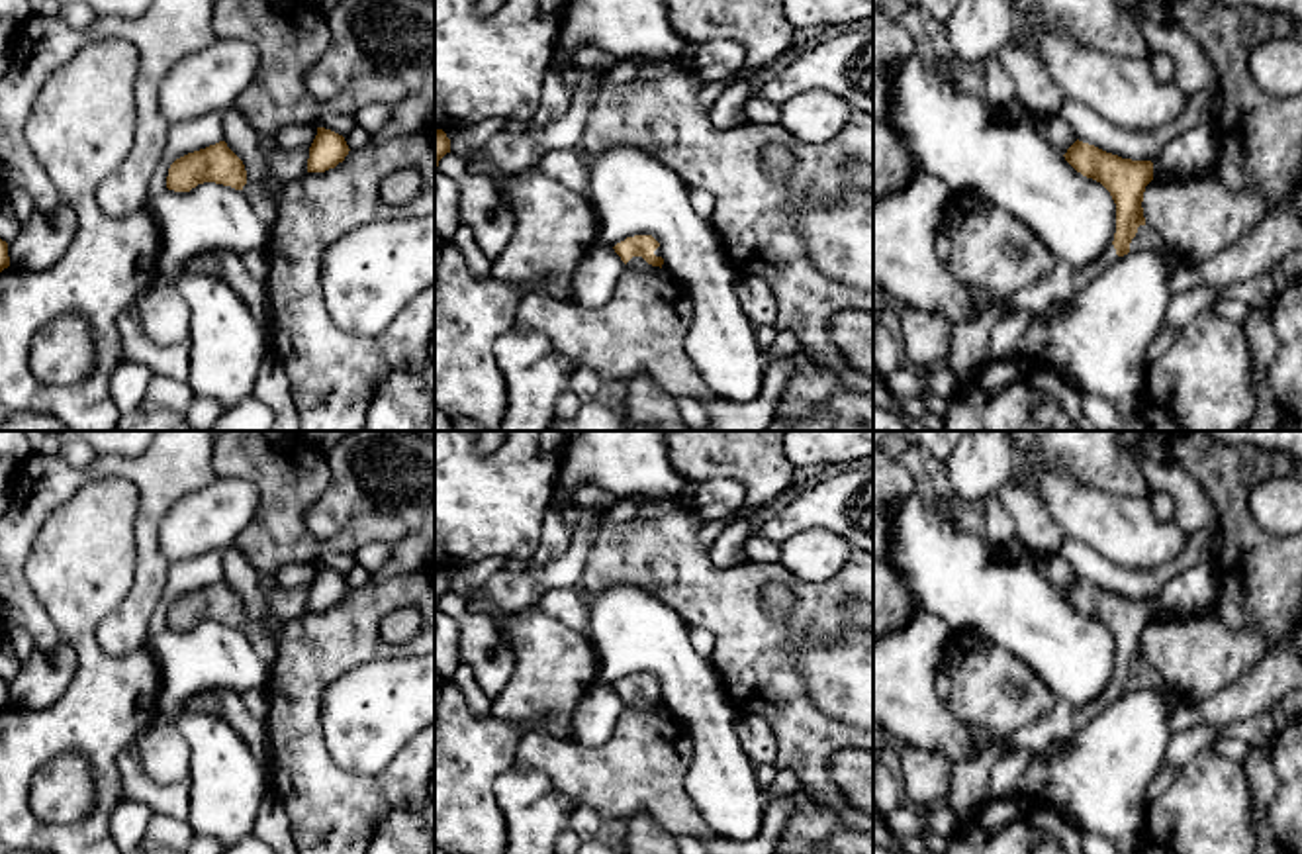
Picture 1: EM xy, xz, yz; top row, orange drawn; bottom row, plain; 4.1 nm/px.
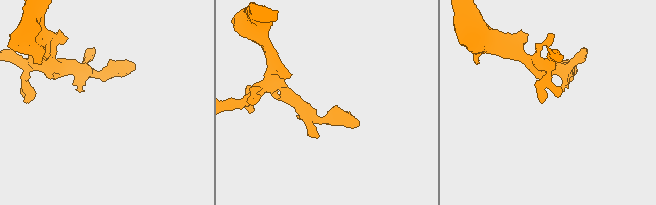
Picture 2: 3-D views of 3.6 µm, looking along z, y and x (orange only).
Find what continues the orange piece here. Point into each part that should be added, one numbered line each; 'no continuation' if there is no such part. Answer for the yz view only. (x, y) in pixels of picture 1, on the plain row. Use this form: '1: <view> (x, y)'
1: yz (1146, 678)

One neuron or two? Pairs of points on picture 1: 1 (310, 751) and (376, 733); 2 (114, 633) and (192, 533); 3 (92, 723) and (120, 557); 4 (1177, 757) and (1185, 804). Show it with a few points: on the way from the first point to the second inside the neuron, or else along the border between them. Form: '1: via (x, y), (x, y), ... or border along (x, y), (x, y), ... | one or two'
1: border along (320, 702), (325, 749), (345, 768), (363, 776) | two
2: border along (163, 518), (159, 547), (171, 563) | two
3: via (92, 682), (92, 663), (85, 645), (85, 596) | one
4: border along (1210, 747), (1205, 747), (1181, 768) | two

